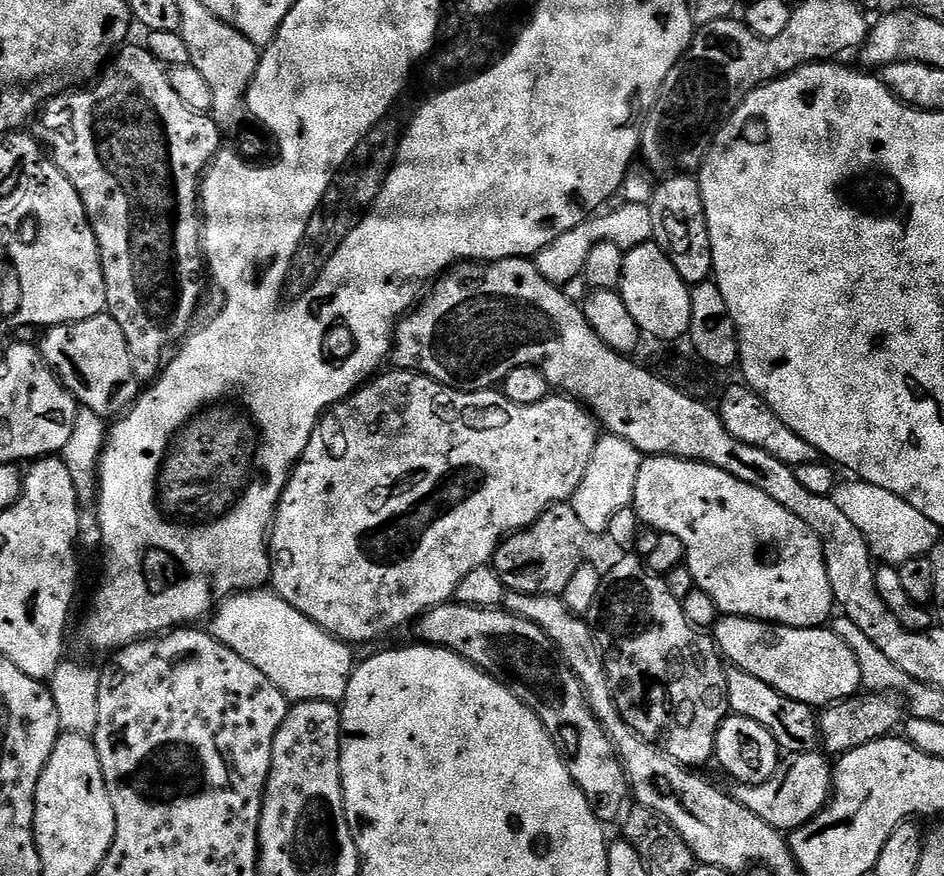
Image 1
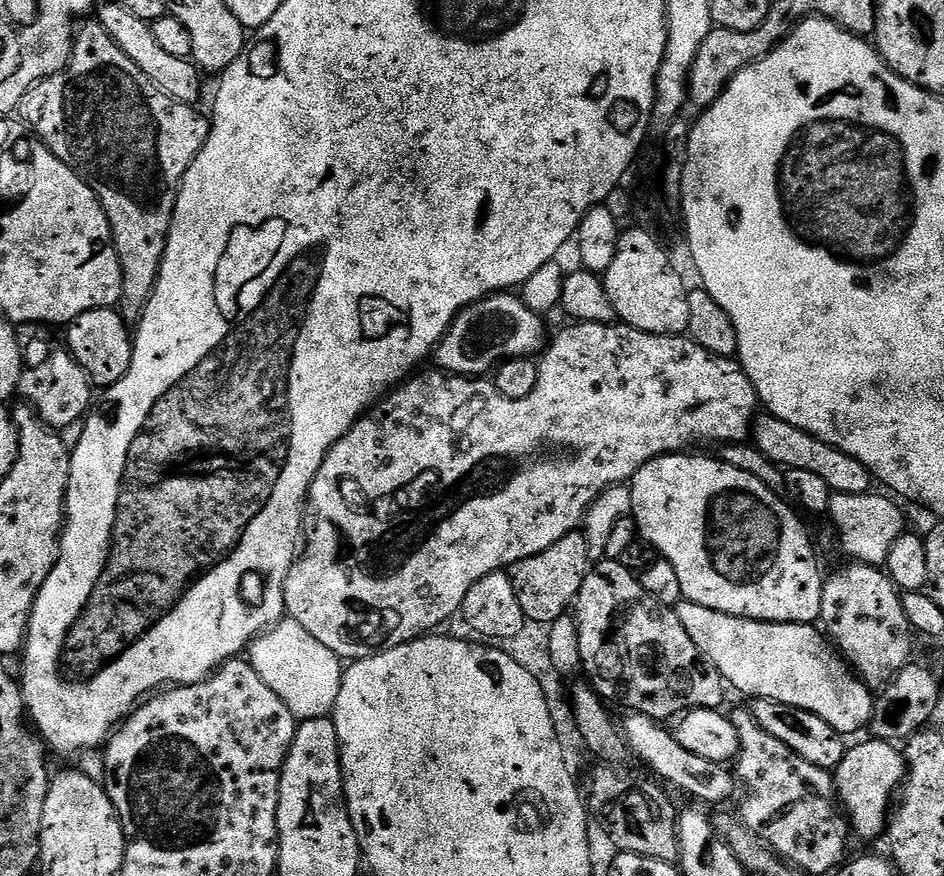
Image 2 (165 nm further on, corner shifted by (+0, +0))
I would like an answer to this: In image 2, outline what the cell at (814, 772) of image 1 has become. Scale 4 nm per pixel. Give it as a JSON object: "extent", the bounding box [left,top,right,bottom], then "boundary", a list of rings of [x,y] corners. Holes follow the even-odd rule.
{"extent":[622,711,738,806],"boundary":[[[629,711],[627,715],[628,717],[622,720],[622,735],[628,741],[631,755],[637,756],[657,781],[663,782],[669,789],[677,788],[678,791],[693,796],[696,799],[693,801],[704,806],[724,804],[732,795],[737,795],[738,781],[731,767],[710,762],[710,758],[702,758],[699,754],[690,754],[690,750],[686,750],[686,746],[678,742],[675,734],[664,729],[667,727],[661,721],[641,712]]]}

